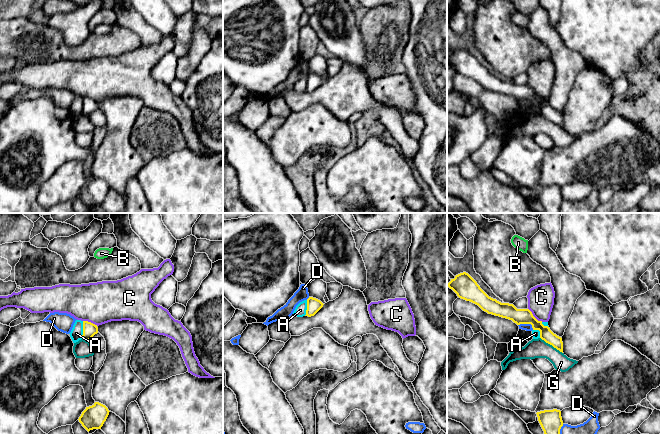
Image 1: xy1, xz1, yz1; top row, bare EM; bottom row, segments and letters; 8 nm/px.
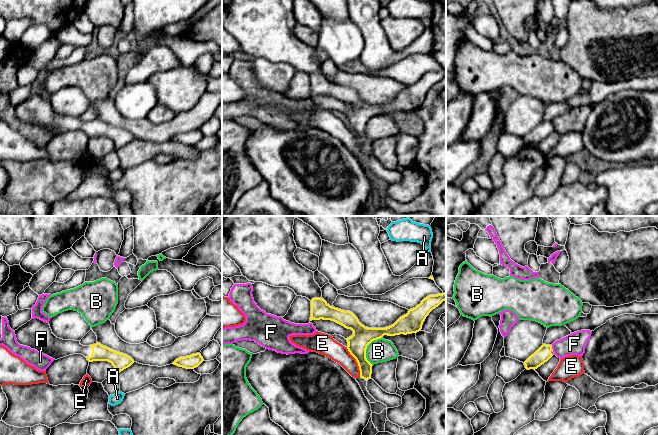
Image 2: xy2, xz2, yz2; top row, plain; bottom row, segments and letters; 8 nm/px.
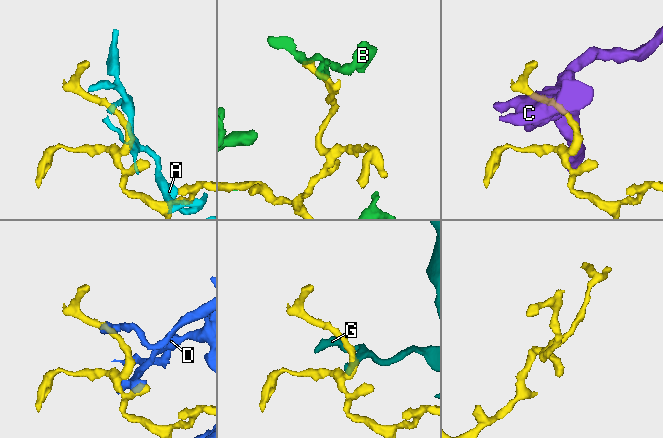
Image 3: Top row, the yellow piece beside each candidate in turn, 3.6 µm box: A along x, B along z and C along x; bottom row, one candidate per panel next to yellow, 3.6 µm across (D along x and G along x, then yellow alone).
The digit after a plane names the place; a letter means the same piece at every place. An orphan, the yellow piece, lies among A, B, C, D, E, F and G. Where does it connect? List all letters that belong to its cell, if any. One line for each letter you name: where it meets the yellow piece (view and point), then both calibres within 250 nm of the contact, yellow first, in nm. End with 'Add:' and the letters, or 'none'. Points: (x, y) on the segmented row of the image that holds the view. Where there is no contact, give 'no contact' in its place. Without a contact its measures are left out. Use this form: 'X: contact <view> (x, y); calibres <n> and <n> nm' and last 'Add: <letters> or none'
Add: none

